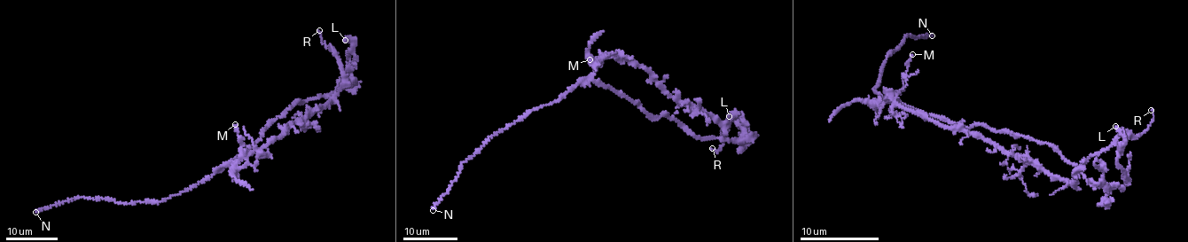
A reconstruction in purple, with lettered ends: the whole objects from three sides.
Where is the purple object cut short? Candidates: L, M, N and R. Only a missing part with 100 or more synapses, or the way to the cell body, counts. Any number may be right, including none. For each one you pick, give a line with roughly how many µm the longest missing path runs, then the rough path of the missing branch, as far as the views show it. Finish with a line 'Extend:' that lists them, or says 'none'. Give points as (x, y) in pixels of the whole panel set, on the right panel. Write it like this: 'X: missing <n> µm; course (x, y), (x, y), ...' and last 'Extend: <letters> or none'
N: missing 4 µm; course (932, 35), (927, 47), (931, 47)
Extend: N

